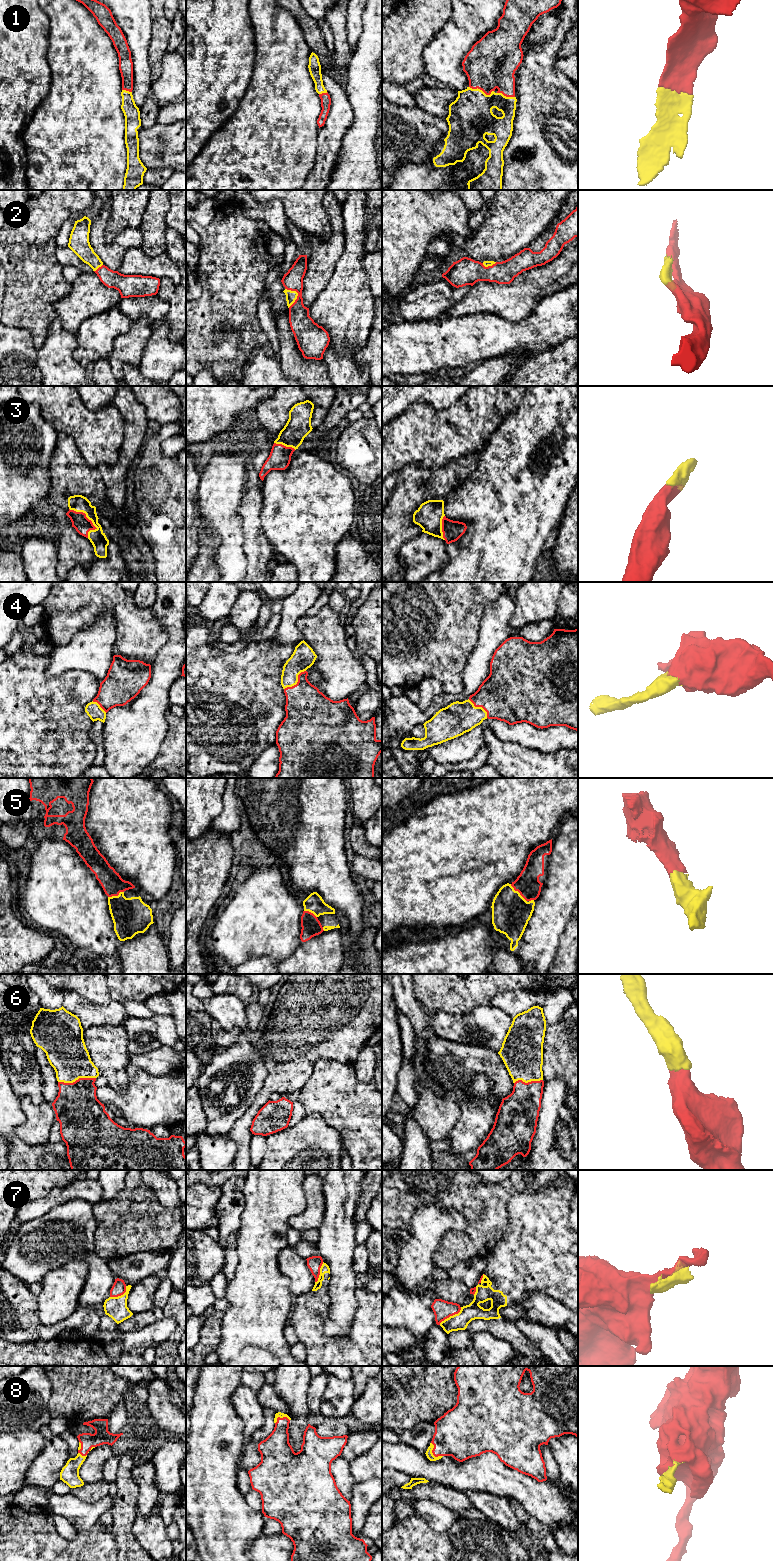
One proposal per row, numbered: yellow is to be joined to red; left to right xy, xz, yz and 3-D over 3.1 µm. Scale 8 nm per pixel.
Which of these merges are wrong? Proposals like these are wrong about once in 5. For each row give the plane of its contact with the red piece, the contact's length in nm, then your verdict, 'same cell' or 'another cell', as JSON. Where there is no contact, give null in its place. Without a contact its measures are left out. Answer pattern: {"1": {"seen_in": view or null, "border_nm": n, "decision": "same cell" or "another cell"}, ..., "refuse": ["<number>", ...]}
{"1": {"seen_in": "yz", "border_nm": 200, "decision": "same cell"}, "2": {"seen_in": "xz", "border_nm": 160, "decision": "same cell"}, "3": {"seen_in": "xy", "border_nm": 280, "decision": "same cell"}, "4": {"seen_in": "xz", "border_nm": 240, "decision": "same cell"}, "5": {"seen_in": "yz", "border_nm": 190, "decision": "same cell"}, "6": {"seen_in": "xy", "border_nm": 300, "decision": "same cell"}, "7": {"seen_in": "yz", "border_nm": 240, "decision": "another cell"}, "8": {"seen_in": "yz", "border_nm": 150, "decision": "same cell"}, "refuse": ["7"]}

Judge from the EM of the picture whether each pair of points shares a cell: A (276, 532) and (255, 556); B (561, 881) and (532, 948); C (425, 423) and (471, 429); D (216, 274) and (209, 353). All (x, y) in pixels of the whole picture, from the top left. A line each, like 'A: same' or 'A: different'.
A: different
B: same
C: same
D: same

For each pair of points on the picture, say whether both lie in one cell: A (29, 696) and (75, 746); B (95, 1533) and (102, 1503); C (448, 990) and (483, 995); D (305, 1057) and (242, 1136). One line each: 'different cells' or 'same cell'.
A: same cell
B: different cells
C: same cell
D: same cell

